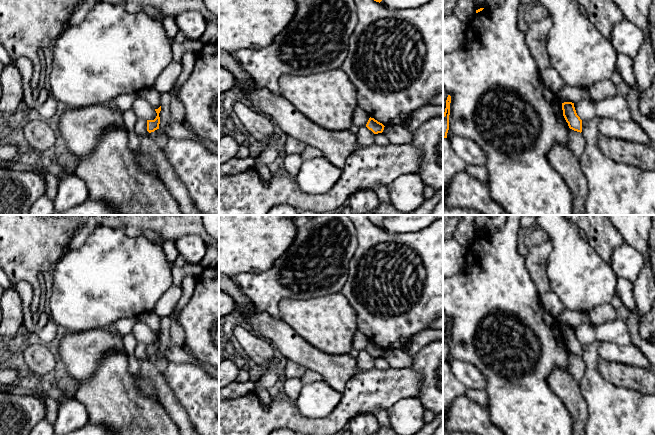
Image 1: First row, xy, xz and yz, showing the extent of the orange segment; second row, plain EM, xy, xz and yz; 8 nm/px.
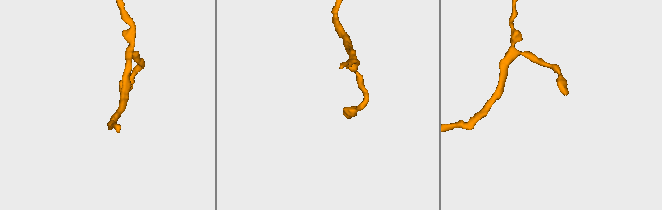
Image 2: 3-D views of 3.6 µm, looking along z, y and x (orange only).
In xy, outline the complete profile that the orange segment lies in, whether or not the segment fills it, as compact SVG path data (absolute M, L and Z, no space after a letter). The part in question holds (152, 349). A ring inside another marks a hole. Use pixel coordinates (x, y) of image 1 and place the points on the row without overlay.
M161 330L158 333L155 333L157 340L154 344L147 344L147 355L149 357L154 356L155 354L159 353L160 348L160 341L159 337L161 335Z

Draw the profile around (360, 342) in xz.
M357 331L352 339L352 347L354 350L357 350L360 352L362 350L366 350L369 342L370 341L363 333L361 333L360 331Z

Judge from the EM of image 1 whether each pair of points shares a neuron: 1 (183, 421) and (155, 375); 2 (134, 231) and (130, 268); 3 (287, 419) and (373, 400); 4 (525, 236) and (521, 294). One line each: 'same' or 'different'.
1: same
2: different
3: same
4: different

